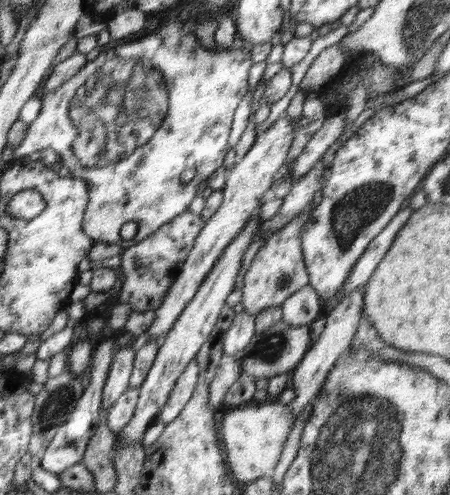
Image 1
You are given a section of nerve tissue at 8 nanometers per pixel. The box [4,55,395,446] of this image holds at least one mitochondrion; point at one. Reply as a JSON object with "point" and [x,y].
{"point":[112,112]}

